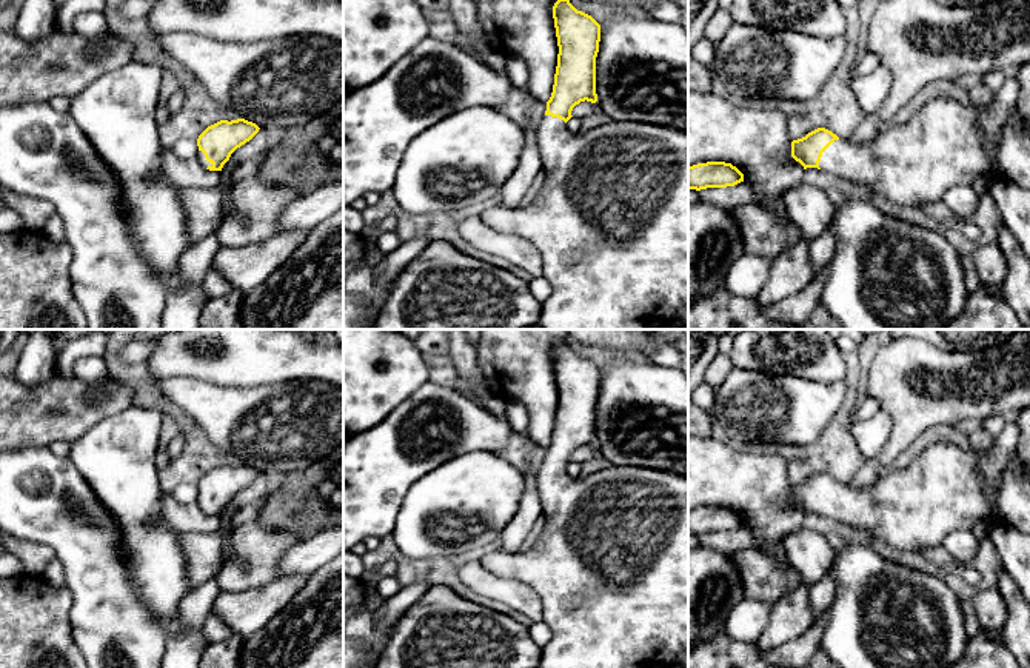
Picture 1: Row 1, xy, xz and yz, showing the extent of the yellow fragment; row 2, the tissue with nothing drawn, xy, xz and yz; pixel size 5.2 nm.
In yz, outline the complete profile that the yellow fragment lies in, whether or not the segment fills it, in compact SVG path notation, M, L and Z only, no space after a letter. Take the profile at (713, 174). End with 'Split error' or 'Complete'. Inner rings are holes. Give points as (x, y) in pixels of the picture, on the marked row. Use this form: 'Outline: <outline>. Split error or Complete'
Outline: M707 162L688 166L688 189L727 188L744 182L744 174L725 162Z. Complete

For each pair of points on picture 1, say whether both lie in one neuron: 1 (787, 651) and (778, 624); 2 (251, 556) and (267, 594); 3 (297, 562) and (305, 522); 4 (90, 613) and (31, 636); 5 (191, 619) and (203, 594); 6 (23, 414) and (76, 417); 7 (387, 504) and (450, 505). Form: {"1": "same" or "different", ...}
{"1": "different", "2": "different", "3": "different", "4": "different", "5": "same", "6": "same", "7": "different"}

